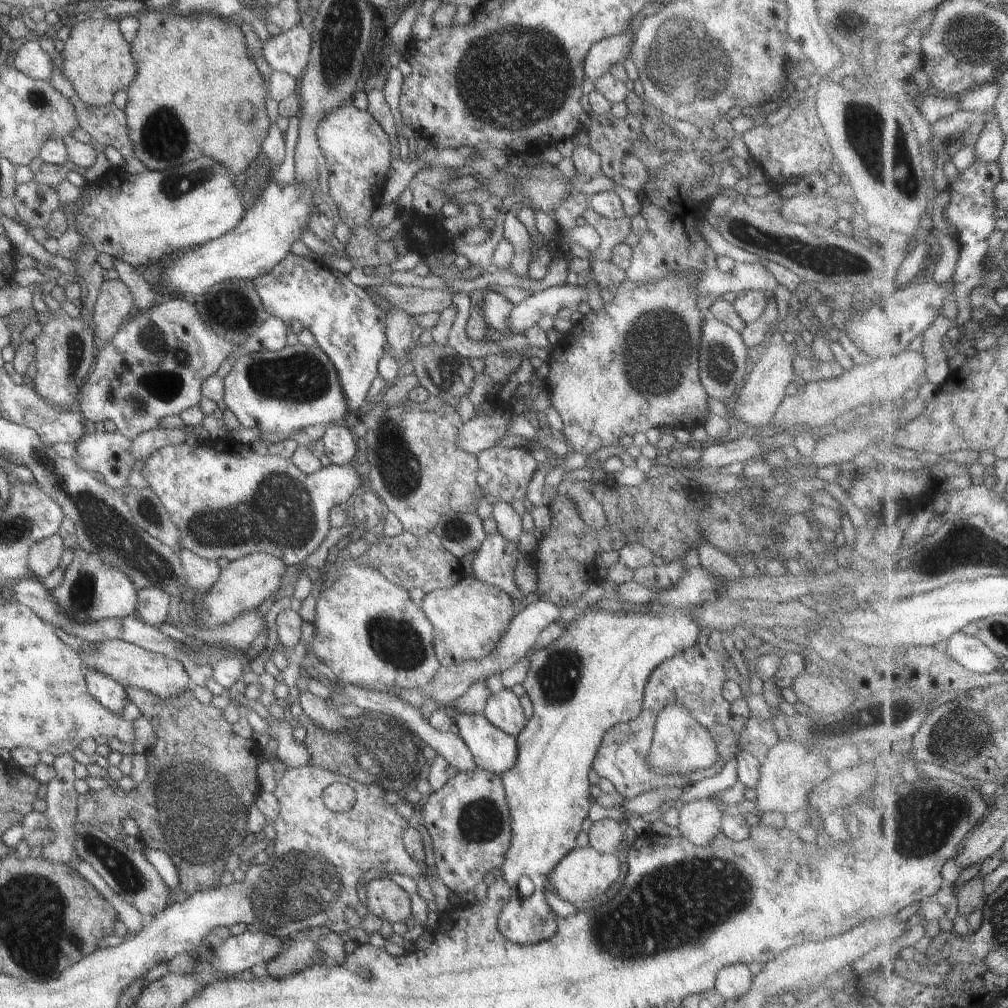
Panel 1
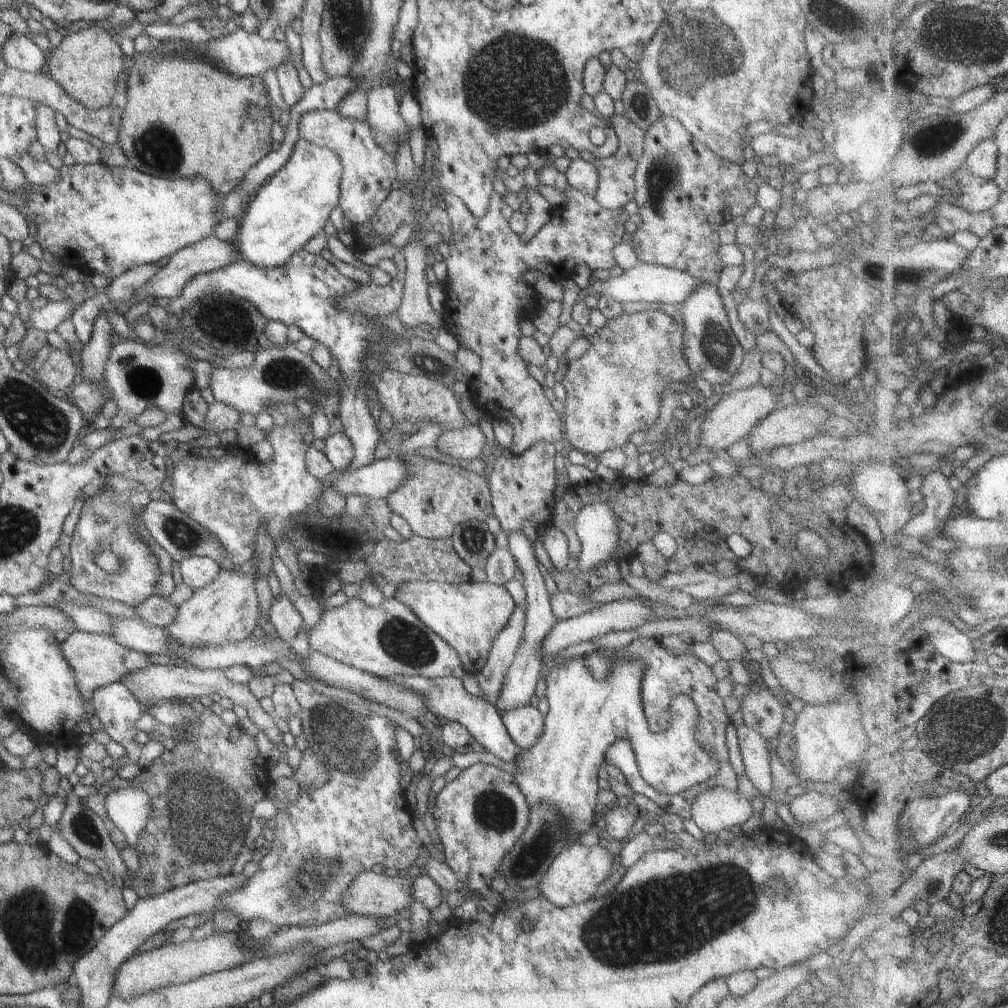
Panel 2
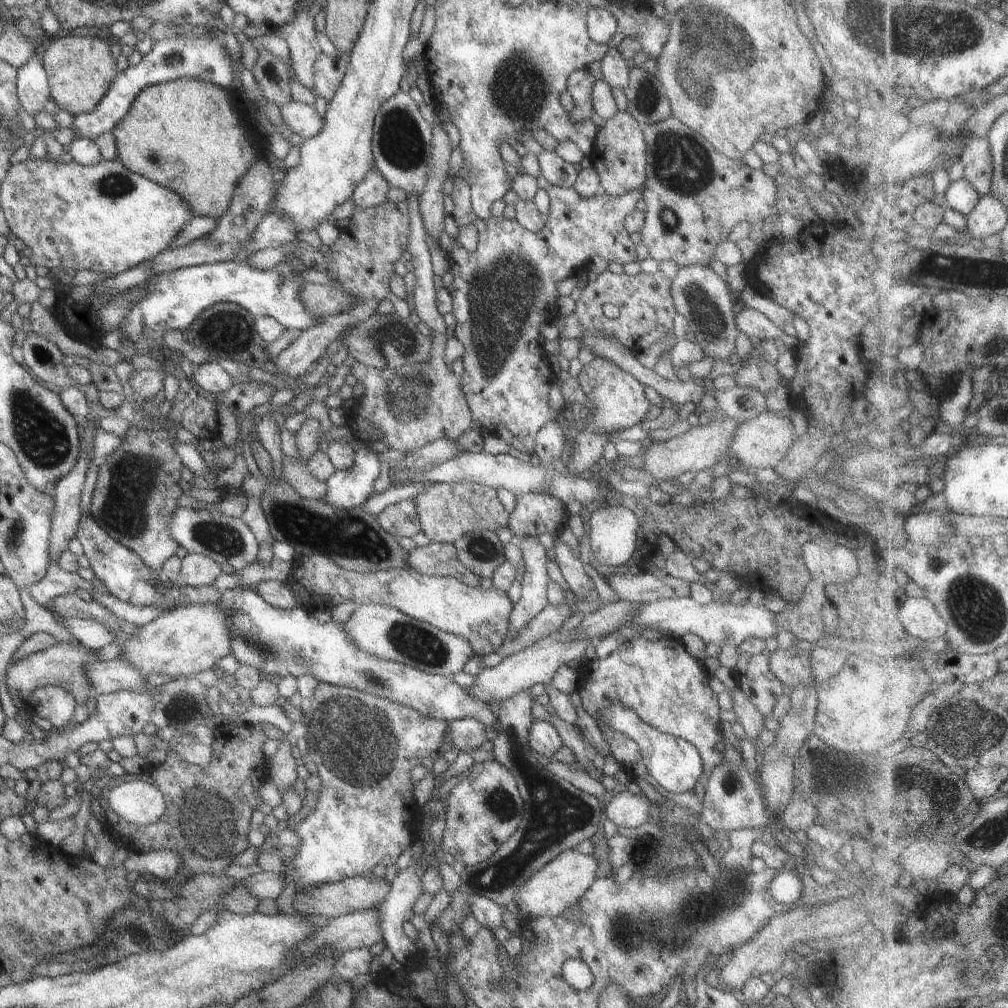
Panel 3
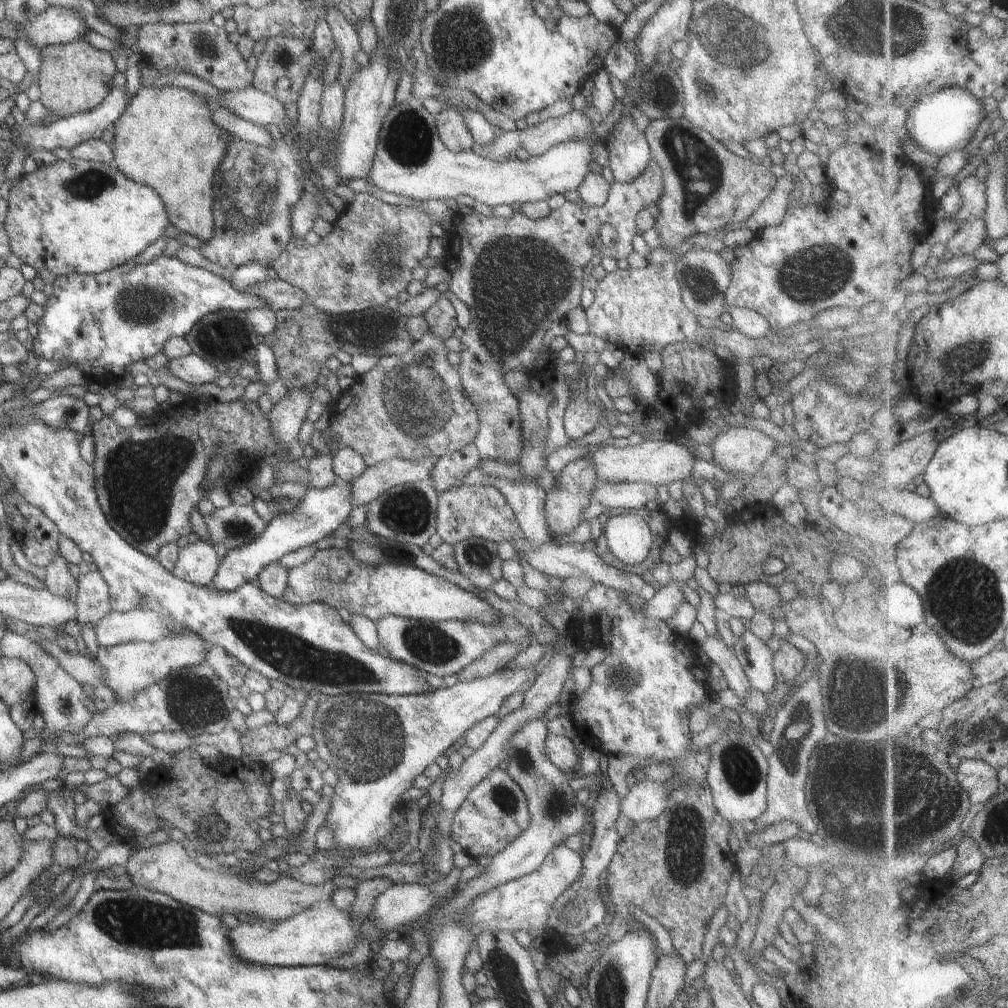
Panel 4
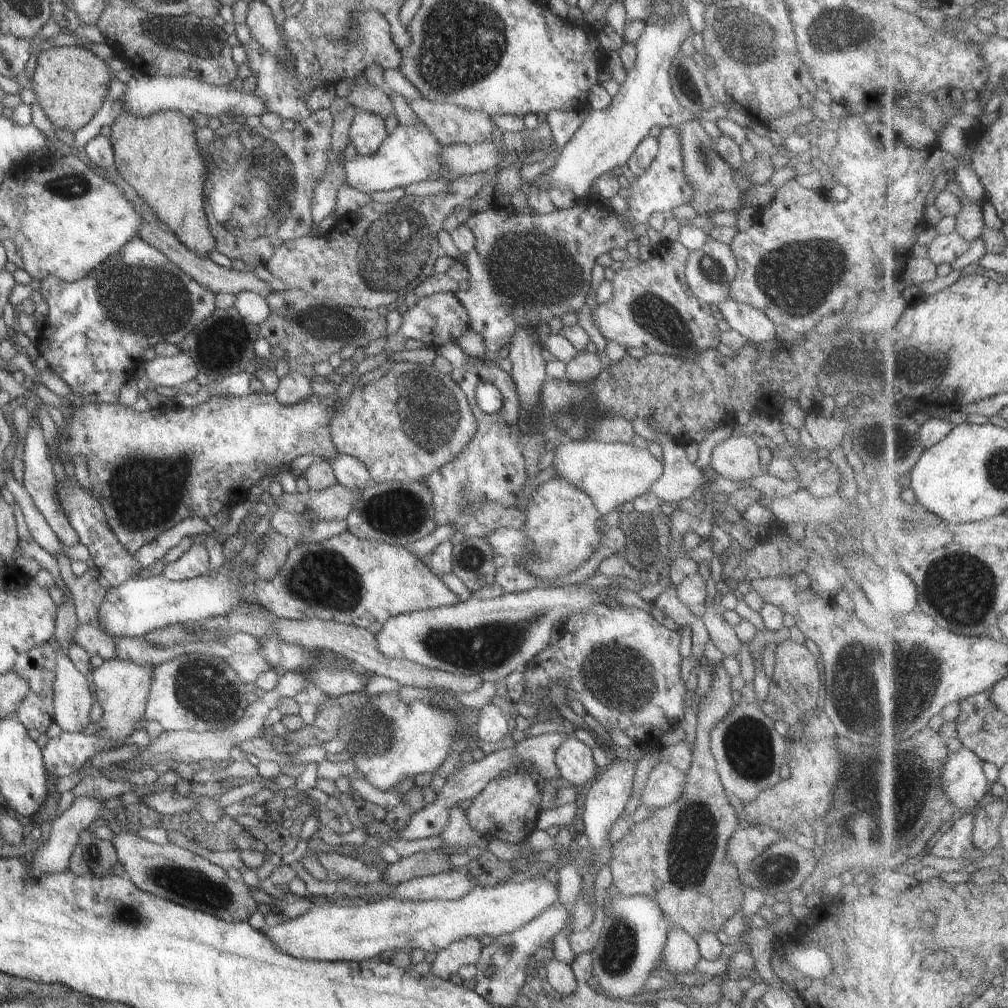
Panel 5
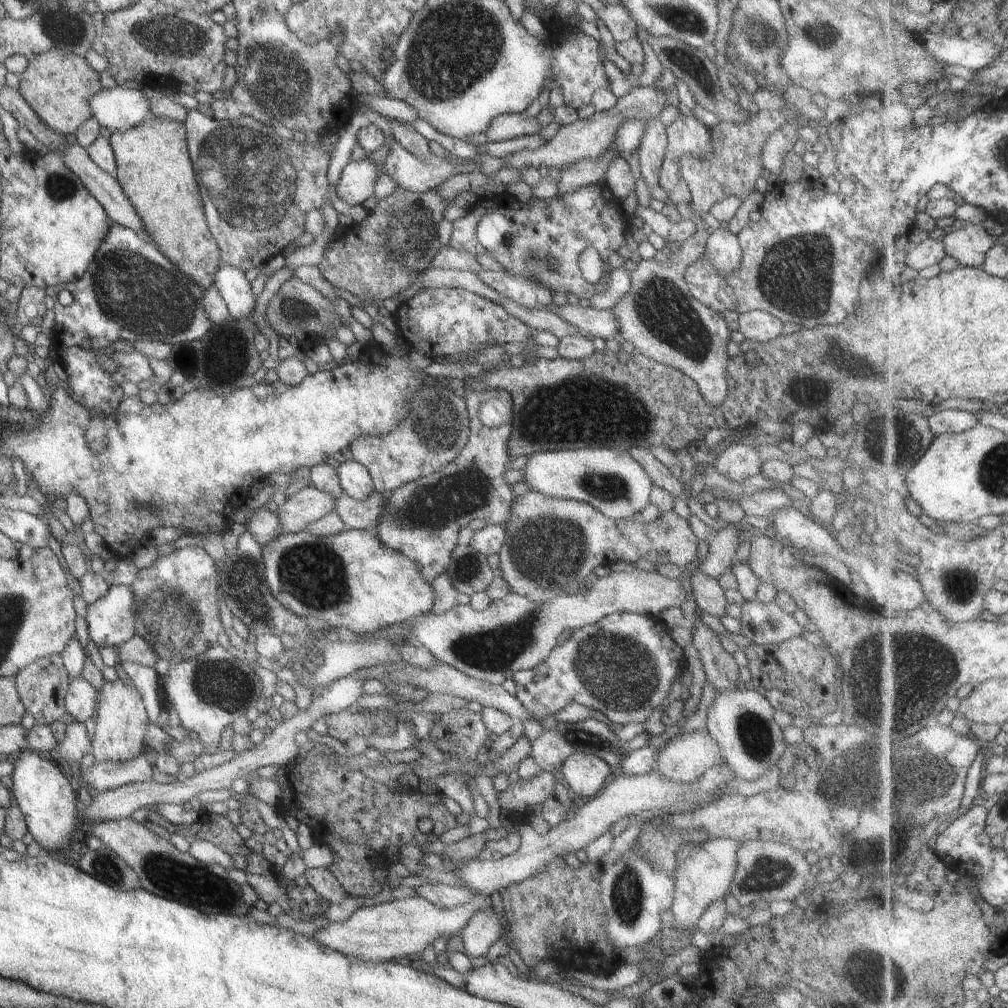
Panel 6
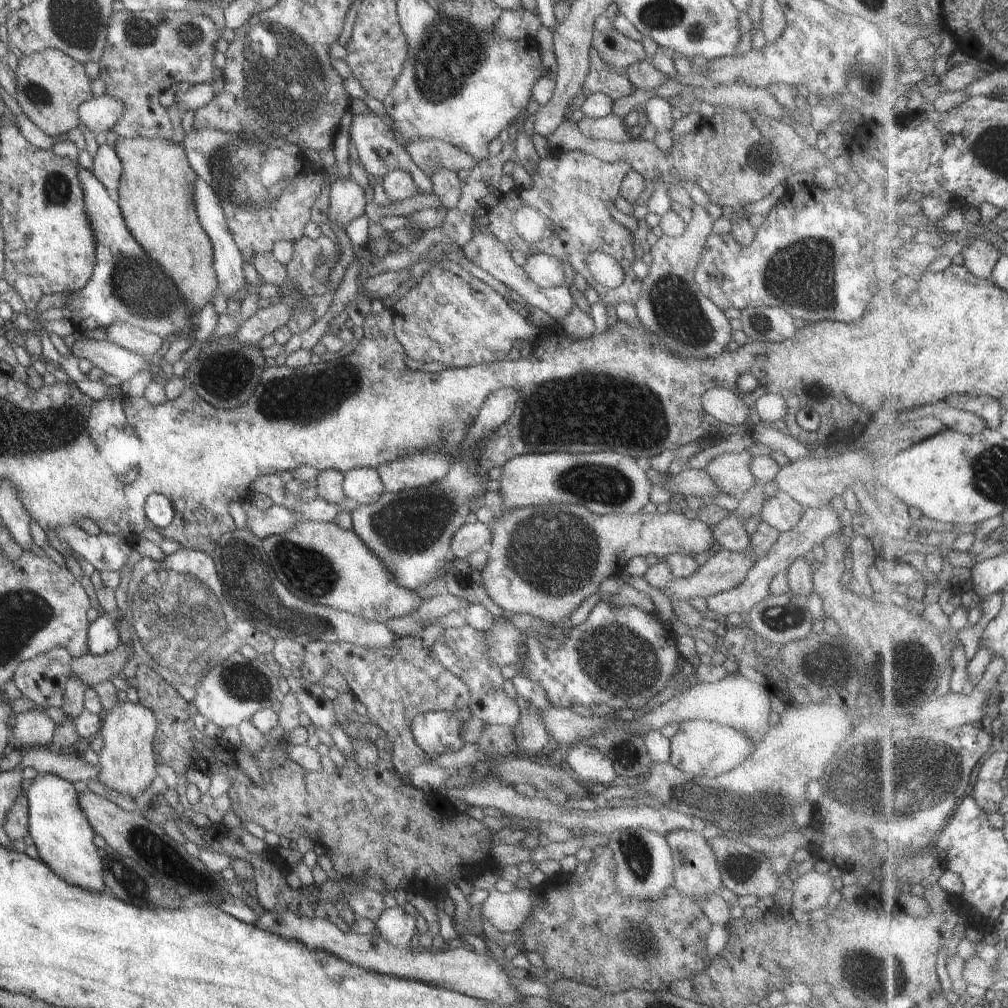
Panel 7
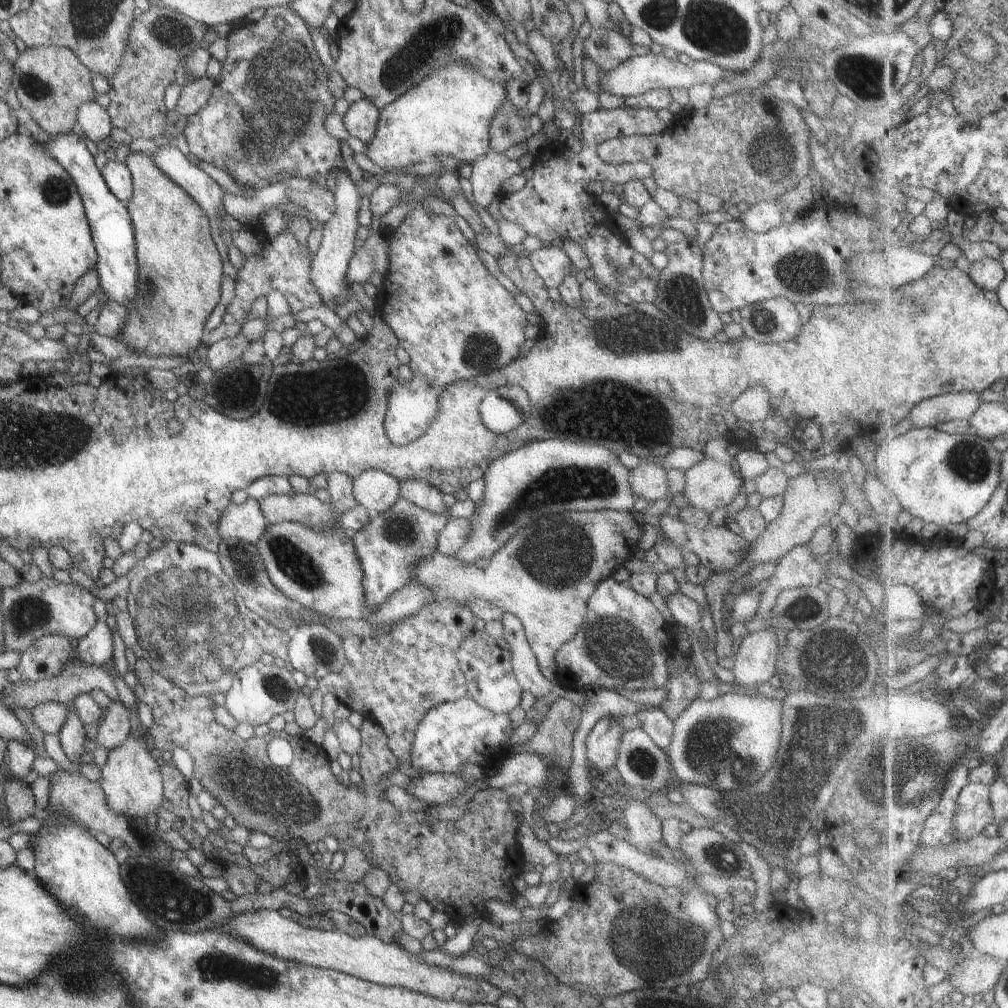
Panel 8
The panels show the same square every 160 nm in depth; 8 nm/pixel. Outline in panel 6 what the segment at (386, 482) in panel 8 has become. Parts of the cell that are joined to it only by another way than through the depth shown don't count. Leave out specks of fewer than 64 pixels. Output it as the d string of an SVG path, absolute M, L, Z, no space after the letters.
M353 460L337 466L336 478L342 493L356 500L369 496L374 490L367 470Z

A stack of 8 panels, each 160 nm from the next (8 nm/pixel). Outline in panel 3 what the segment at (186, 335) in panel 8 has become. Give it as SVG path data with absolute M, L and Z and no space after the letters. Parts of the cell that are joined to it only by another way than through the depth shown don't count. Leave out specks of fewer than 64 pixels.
M173 78L145 86L137 92L125 116L111 128L110 134L116 145L117 159L124 168L181 194L194 216L211 216L215 220L228 209L229 198L247 168L255 162L266 161L268 156L265 134L247 116L233 92L193 78Z

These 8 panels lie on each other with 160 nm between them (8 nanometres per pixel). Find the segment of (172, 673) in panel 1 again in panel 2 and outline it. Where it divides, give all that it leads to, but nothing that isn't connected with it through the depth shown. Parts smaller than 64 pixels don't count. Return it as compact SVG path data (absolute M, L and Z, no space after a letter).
M74 631L63 642L59 642L59 649L73 672L73 680L75 680L77 690L81 690L81 696L85 700L89 700L93 690L105 684L120 681L127 674L152 665L143 652L123 648L110 635Z

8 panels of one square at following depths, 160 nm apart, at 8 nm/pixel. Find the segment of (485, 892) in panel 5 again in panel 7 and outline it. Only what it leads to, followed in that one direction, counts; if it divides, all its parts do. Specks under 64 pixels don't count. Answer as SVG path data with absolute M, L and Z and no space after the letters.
M398 905L385 908L372 922L375 923L378 932L375 935L393 946L411 946L412 937L417 934L415 917Z

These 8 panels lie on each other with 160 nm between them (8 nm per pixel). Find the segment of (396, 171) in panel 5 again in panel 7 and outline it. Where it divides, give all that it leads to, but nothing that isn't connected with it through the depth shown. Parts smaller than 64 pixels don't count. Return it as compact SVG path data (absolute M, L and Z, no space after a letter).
M351 177L337 179L330 184L327 218L344 230L347 222L363 214L367 184L359 185Z

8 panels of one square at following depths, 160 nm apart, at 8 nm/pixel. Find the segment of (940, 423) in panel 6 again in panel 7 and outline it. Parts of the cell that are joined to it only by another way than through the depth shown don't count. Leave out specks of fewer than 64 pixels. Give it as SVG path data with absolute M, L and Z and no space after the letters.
M941 401L923 408L921 416L937 417L949 429L966 435L976 435L987 429L987 421L979 415L957 410L950 406L949 401Z

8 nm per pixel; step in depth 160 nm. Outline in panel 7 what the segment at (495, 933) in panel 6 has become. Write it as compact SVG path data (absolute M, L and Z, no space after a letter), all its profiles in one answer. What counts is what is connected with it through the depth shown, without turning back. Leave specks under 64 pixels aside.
M527 890L510 892L491 891L478 905L480 916L489 921L503 935L517 930L532 910L532 901Z

